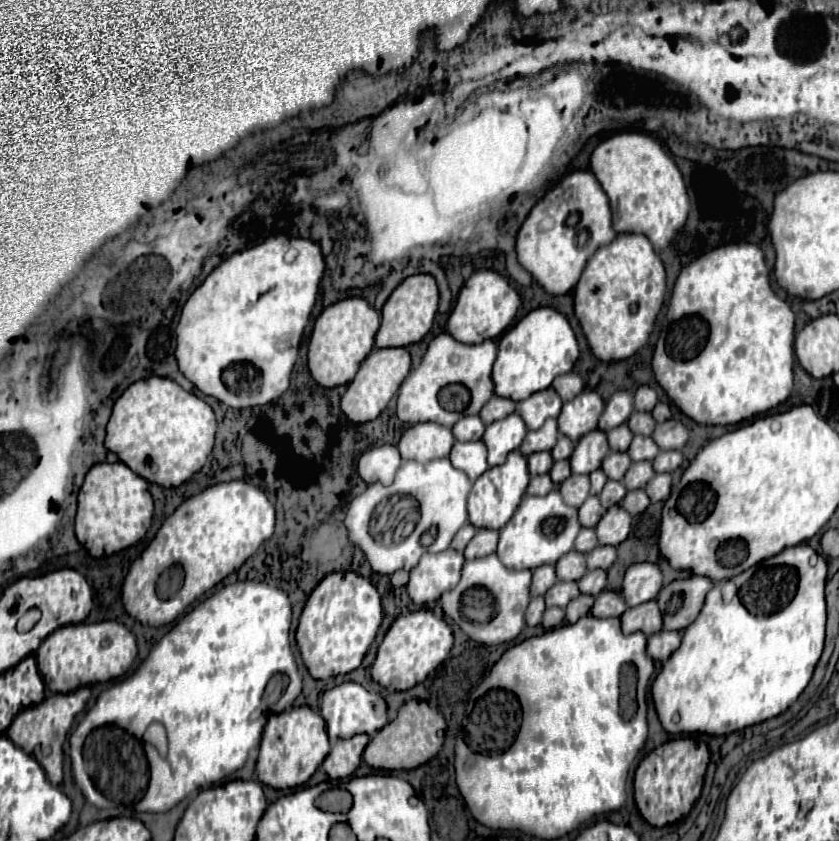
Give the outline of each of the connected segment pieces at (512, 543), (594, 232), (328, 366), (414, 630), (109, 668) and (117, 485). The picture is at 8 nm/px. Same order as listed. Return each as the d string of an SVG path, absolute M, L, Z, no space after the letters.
M557 488L545 496L523 496L511 520L499 530L497 556L509 570L533 570L543 564L555 564L561 556L573 550L579 530L577 508L565 504Z
M577 170L555 184L533 206L517 232L517 260L545 292L563 296L579 280L587 258L615 236L617 234L611 228L611 210L603 188L589 170Z
M347 298L325 308L315 322L309 340L307 366L313 380L323 388L335 388L351 382L351 378L359 370L359 364L373 350L377 330L379 330L379 312L371 308L363 298Z
M439 605L434 609L420 609L405 616L399 616L387 630L383 642L379 644L377 658L371 666L371 676L375 682L387 690L409 690L415 684L423 682L429 672L433 672L449 654L453 646L453 632L443 618Z
M119 622L71 624L49 634L35 652L37 668L51 692L73 692L79 686L91 686L123 676L137 656L137 642L131 630Z
M95 464L79 490L79 510L75 520L75 536L81 546L95 558L115 554L141 540L151 526L153 500L149 484L139 478L127 464Z

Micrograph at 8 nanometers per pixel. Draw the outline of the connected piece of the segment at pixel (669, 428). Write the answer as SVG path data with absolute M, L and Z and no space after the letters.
M667 420L657 424L653 438L661 450L681 450L689 438L689 432L681 422Z

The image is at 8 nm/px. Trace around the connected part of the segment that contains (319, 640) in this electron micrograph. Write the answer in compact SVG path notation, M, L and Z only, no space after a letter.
M333 572L325 576L307 598L297 626L297 646L309 674L317 680L347 674L361 666L363 656L383 618L377 588L355 572Z

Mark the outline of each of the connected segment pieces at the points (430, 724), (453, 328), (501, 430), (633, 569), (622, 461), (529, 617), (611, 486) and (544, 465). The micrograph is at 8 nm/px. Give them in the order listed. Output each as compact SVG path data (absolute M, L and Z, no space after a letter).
M409 700L397 712L397 718L391 720L379 734L375 734L365 752L363 760L375 770L411 770L421 764L427 764L435 758L443 746L445 720L437 708L431 708L423 700Z
M493 270L475 272L463 284L463 288L457 296L455 308L453 308L449 322L447 322L447 332L463 344L479 344L485 340L495 340L513 322L517 308L519 308L519 302L521 302L519 294L515 292L513 286L509 286L509 282L501 274L497 274Z
M517 412L489 424L483 434L483 442L489 450L489 460L487 460L489 466L503 464L509 452L519 450L525 434L527 434L525 422Z
M643 562L627 568L623 578L623 596L627 606L639 606L643 602L655 600L661 590L661 570L657 564Z
M609 452L601 464L601 470L609 480L621 480L631 464L631 458L625 452Z
M541 596L533 598L527 606L527 612L525 612L525 624L527 626L537 626L541 622L541 616L543 616L543 610L545 610L545 602Z
M607 482L605 488L603 488L603 492L599 494L601 506L607 510L607 508L619 504L625 494L627 494L627 490L625 490L625 486L621 482Z
M535 452L531 456L527 456L527 466L529 466L529 474L537 476L537 474L547 474L553 466L553 458L549 452Z

